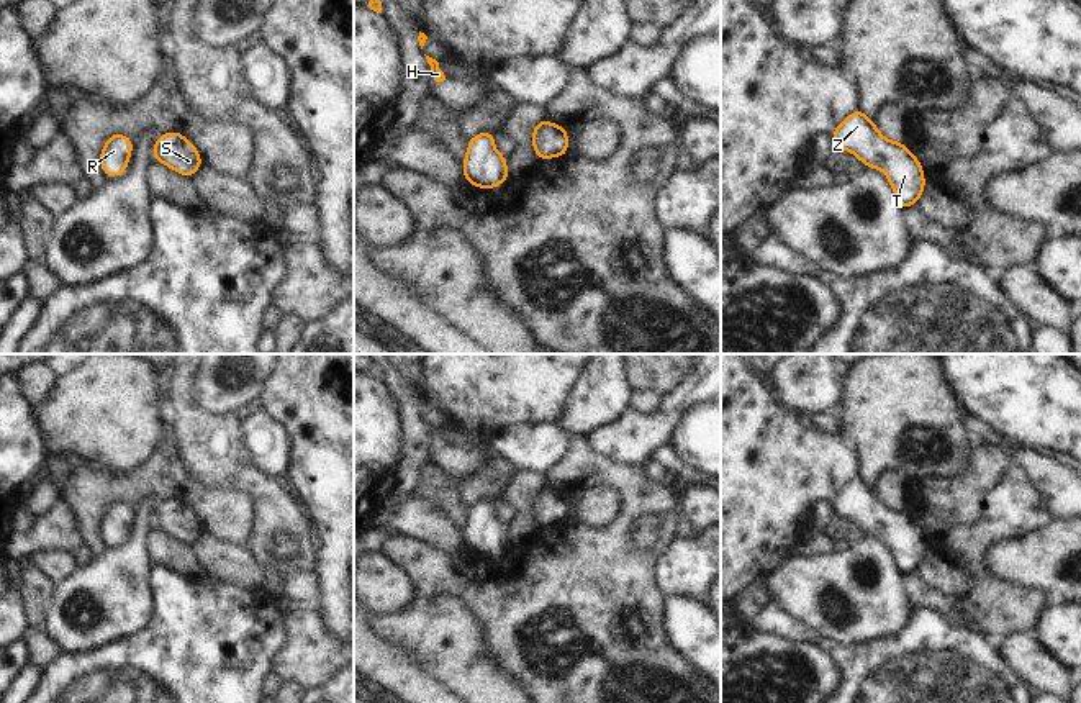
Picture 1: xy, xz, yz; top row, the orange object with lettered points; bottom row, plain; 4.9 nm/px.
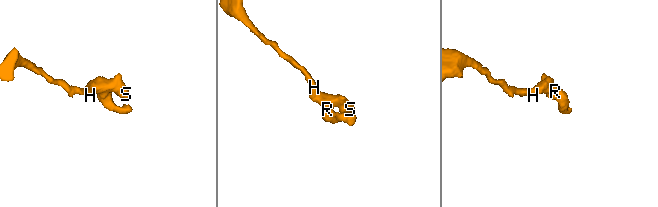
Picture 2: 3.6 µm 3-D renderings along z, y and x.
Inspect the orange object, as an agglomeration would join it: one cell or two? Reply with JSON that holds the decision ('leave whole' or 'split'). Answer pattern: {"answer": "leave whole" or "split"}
{"answer": "leave whole"}

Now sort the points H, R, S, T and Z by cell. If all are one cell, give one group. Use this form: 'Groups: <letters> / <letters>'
Groups: H R S T Z

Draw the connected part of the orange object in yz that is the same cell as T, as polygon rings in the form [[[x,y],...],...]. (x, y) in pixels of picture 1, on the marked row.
[[[860,108],[832,131],[835,147],[855,154],[865,167],[884,170],[901,208],[919,203],[927,185],[924,169],[901,141],[886,141]]]

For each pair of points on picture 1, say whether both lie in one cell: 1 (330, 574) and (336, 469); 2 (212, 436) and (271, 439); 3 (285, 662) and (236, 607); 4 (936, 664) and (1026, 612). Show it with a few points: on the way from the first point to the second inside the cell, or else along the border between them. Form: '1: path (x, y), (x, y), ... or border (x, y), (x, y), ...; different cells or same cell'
1: path (336, 548), (336, 495); same cell
2: border (239, 421), (248, 458), (262, 471); different cells
3: border (284, 615), (284, 644), (274, 657), (272, 671); different cells
4: border (981, 634), (996, 643); different cells

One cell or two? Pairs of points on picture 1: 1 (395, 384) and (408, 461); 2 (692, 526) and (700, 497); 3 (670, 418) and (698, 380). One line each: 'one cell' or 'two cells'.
1: one cell
2: one cell
3: one cell

